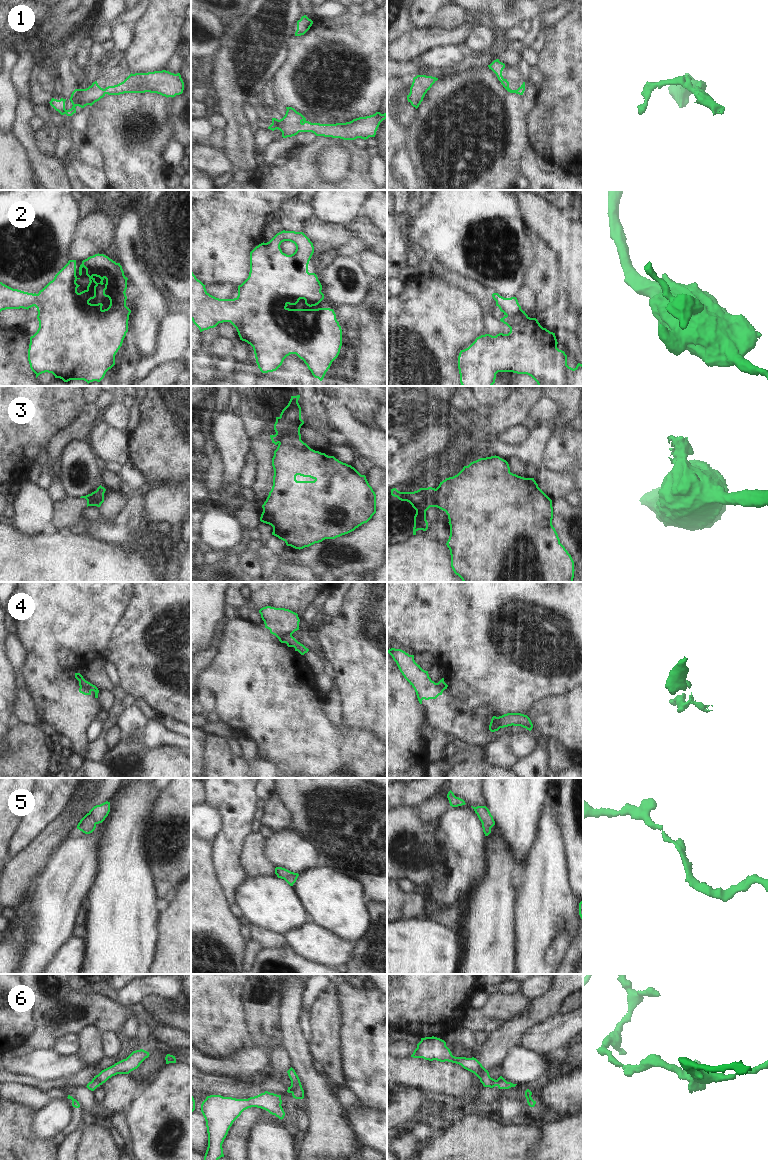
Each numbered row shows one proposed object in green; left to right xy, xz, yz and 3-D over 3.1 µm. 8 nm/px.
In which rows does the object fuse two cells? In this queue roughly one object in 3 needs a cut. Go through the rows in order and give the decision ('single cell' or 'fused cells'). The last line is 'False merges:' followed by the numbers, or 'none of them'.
1: single cell
2: single cell
3: fused cells
4: fused cells
5: single cell
6: single cell
False merges: 3, 4

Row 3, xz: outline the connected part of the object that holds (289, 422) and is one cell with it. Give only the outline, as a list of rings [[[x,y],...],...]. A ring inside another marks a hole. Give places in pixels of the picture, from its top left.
[[[300,395],[291,396],[288,405],[282,410],[279,417],[276,417],[274,424],[275,435],[270,435],[272,443],[277,445],[284,435],[295,434],[301,438],[300,428],[304,424],[301,419],[301,407],[298,403]]]

